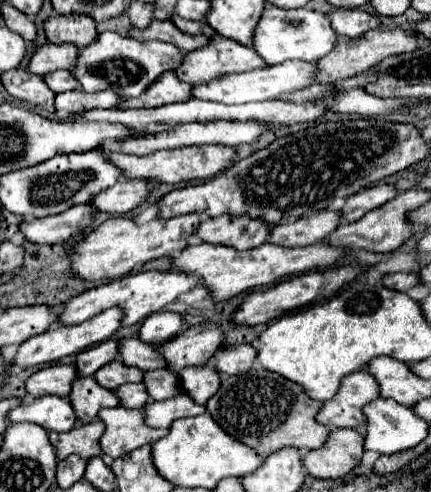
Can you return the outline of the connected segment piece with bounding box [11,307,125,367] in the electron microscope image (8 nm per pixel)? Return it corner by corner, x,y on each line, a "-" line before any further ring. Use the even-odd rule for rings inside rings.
111,307
111,309
103,311
101,315
91,317
87,321
79,323
79,325
61,325
61,323
57,323
57,325
49,327
49,331
45,331
41,335
35,335
35,337
27,339
25,343
21,343
17,355
11,361
11,365
27,365
27,367
31,367
31,365
51,363
51,361
57,361
57,359
61,359
65,355
73,355
73,353
85,351
91,345
107,341
117,329
121,329
123,317
125,317
125,313
123,313
121,307

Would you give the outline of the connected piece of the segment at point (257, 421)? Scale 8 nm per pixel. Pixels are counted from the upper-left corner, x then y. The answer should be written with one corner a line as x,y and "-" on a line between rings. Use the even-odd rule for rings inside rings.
259,365
241,375
223,377
219,391
207,401
205,407
227,435
255,449
261,459
283,447
295,447
301,451
317,449
329,435
329,429
315,421
321,401
309,399
301,387
295,387
295,383
277,373
265,371

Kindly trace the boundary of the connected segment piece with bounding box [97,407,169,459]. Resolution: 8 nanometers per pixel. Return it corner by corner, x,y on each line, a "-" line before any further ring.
101,409
97,415
105,423
105,433
99,439
101,451
113,459
123,457
143,445
155,443
169,429
149,429
143,423
143,409

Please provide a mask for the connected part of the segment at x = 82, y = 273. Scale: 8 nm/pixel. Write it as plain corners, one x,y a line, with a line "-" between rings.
197,213
179,215
171,219
157,217
143,225
137,225
133,219
127,219
127,217
107,219
73,249
73,255
77,257
71,259
71,267
77,277
89,279
89,281
125,277
135,265
143,265
151,259
167,257
173,251
183,251
189,245
187,239
197,231
199,223
201,223
201,215

